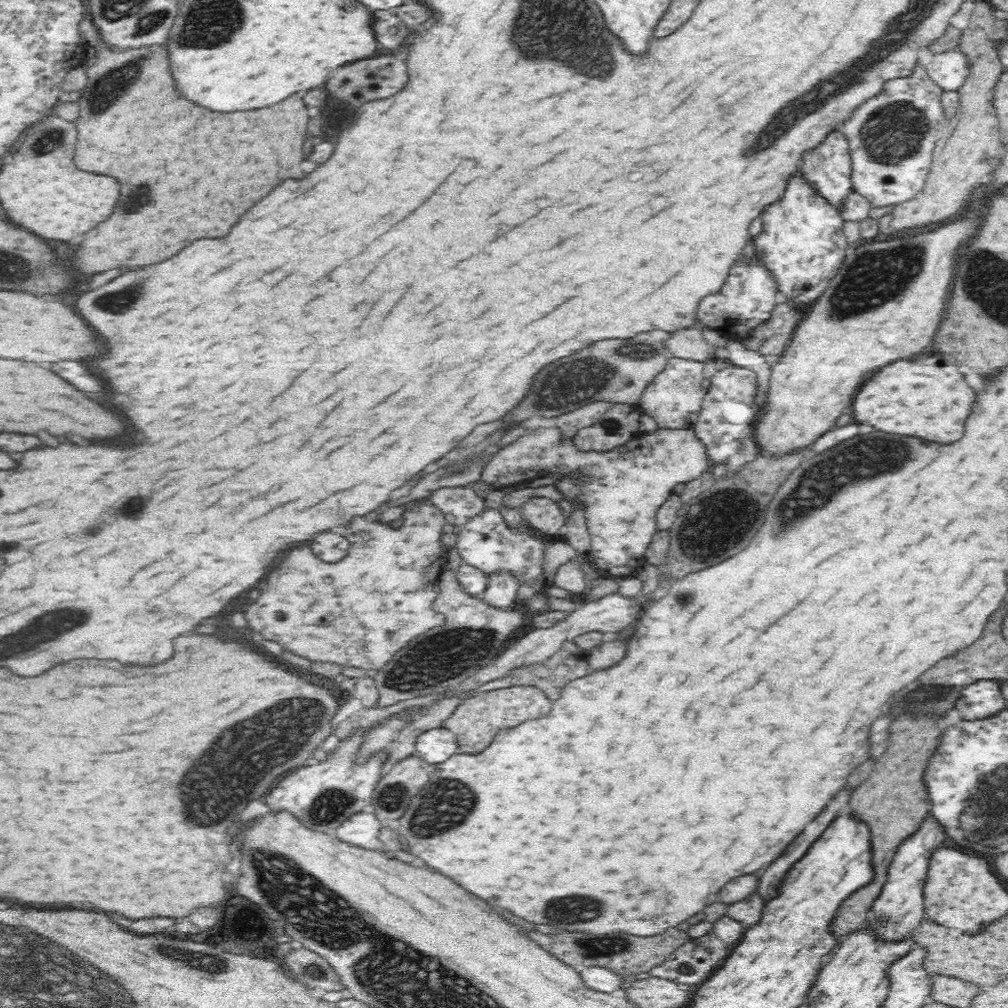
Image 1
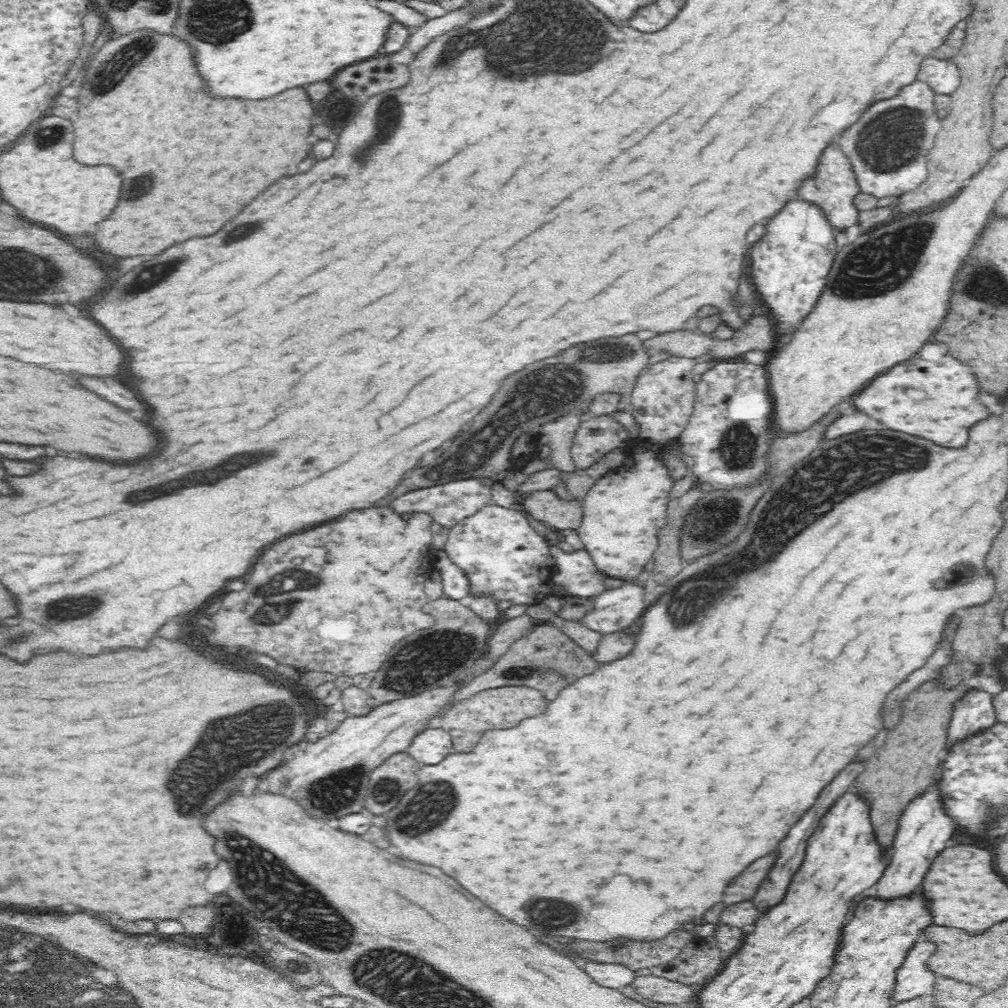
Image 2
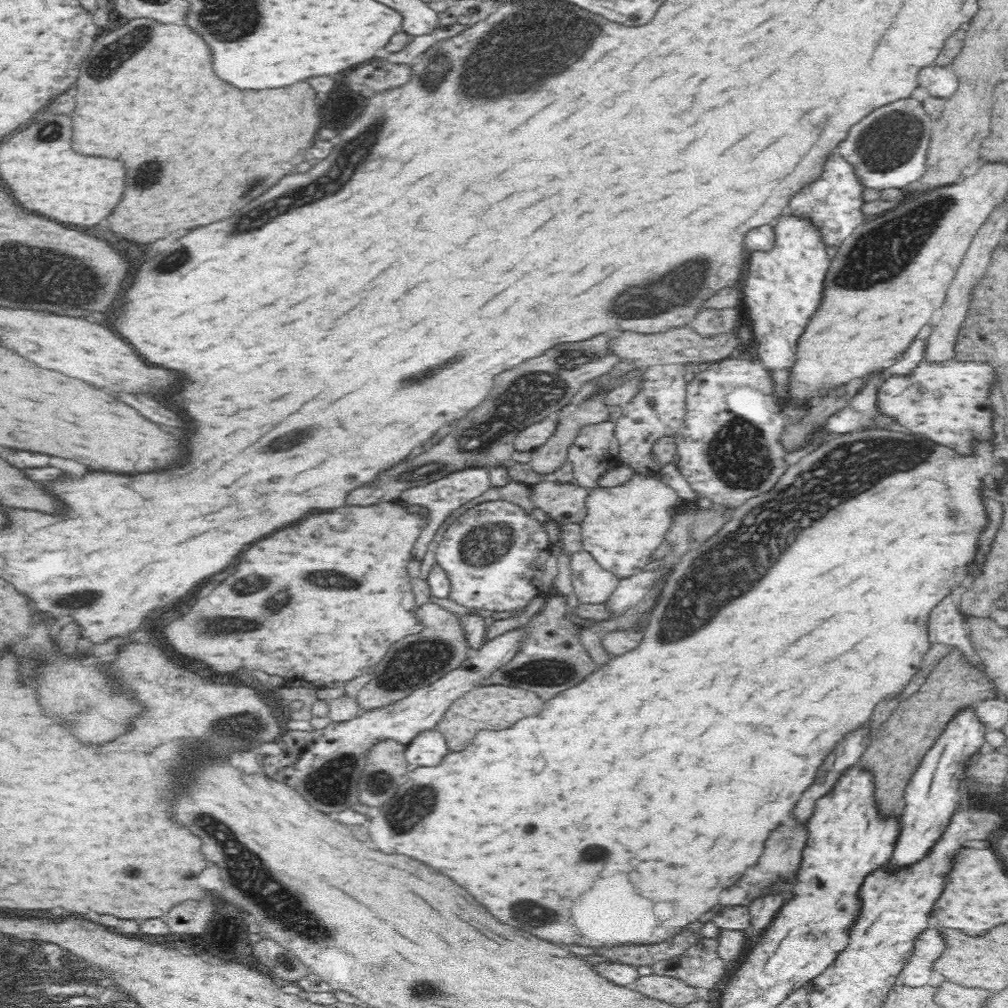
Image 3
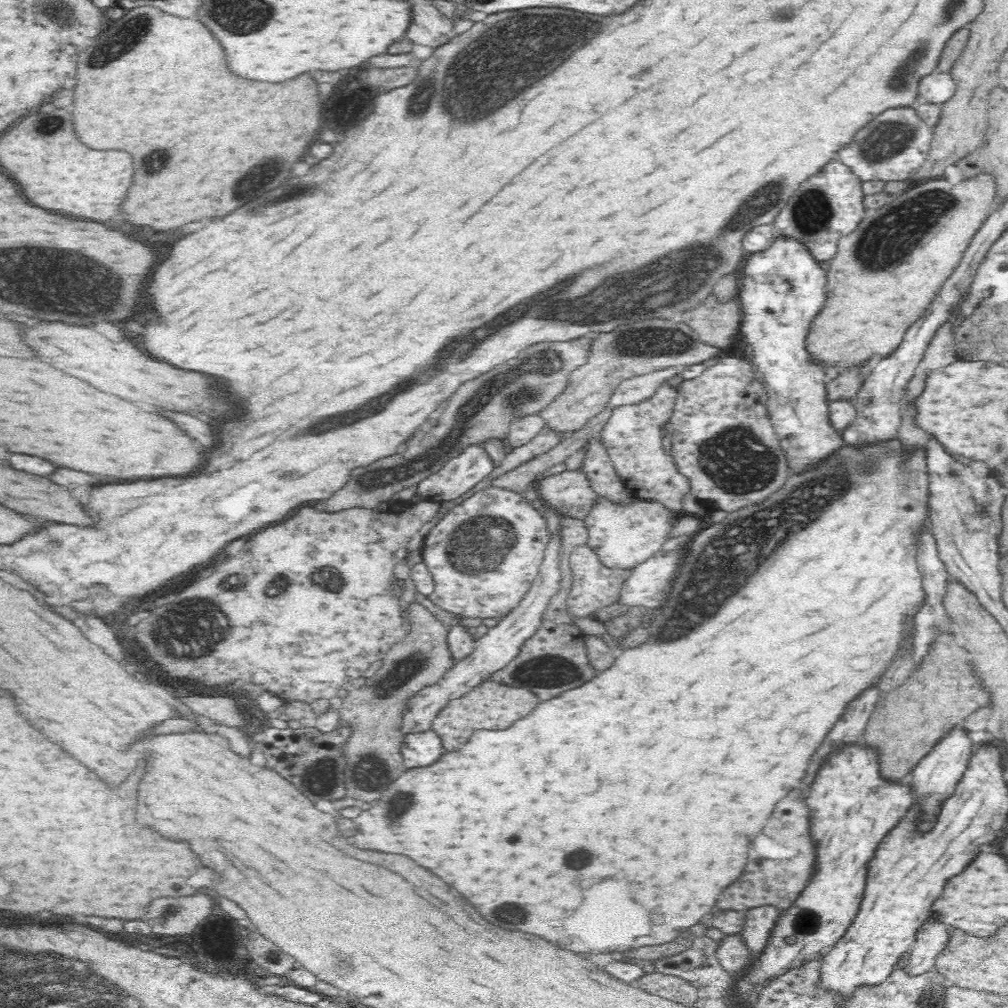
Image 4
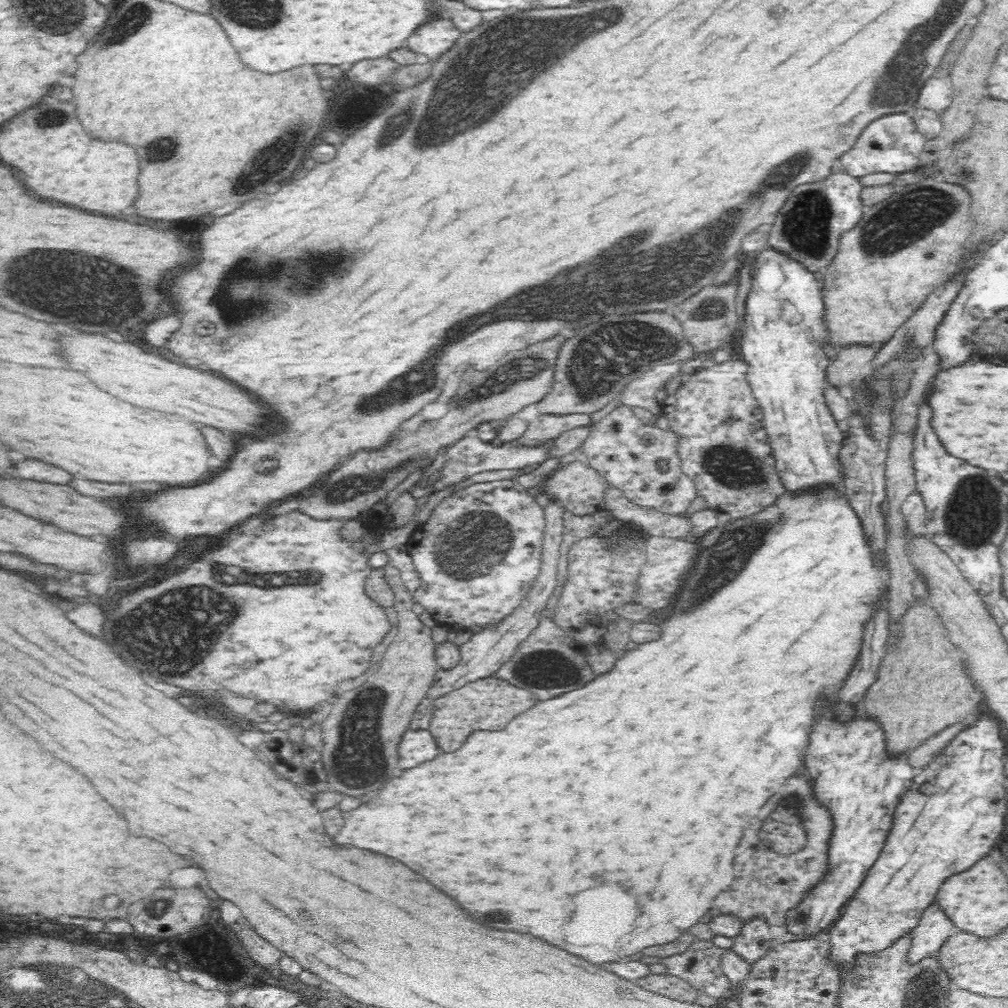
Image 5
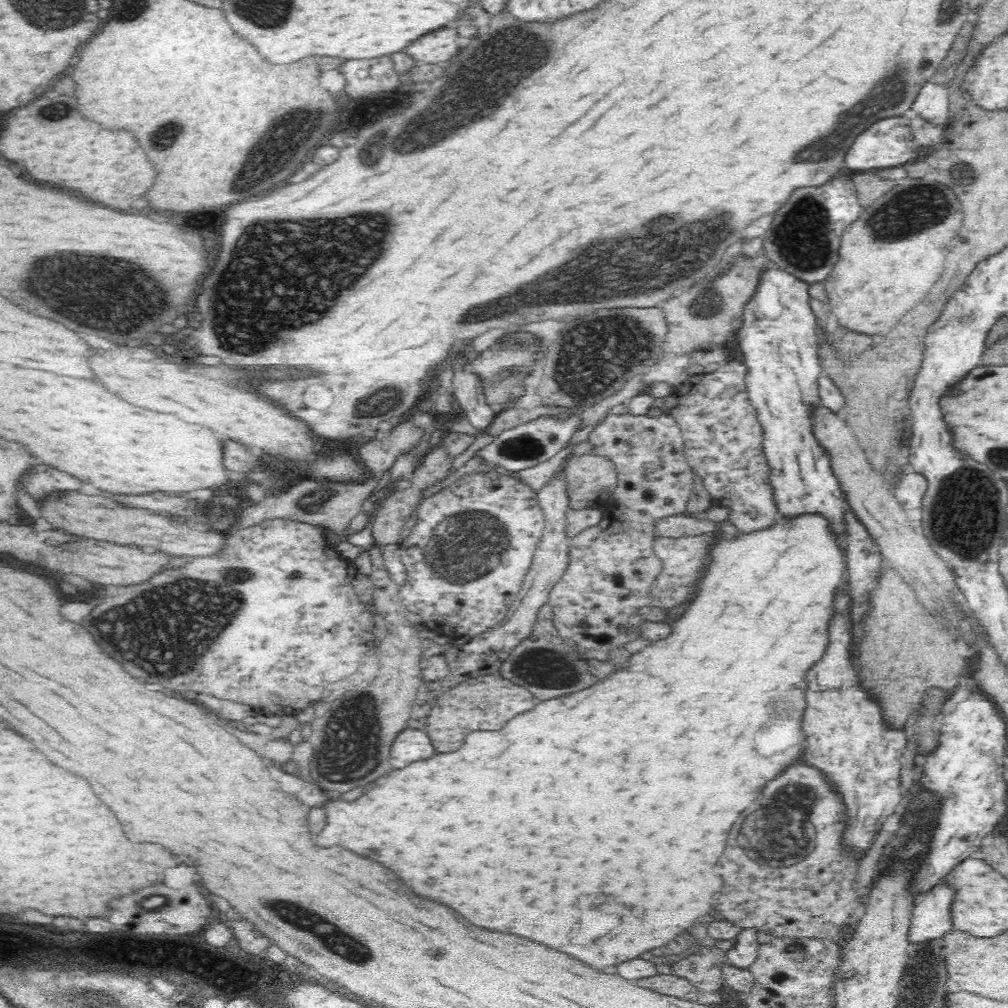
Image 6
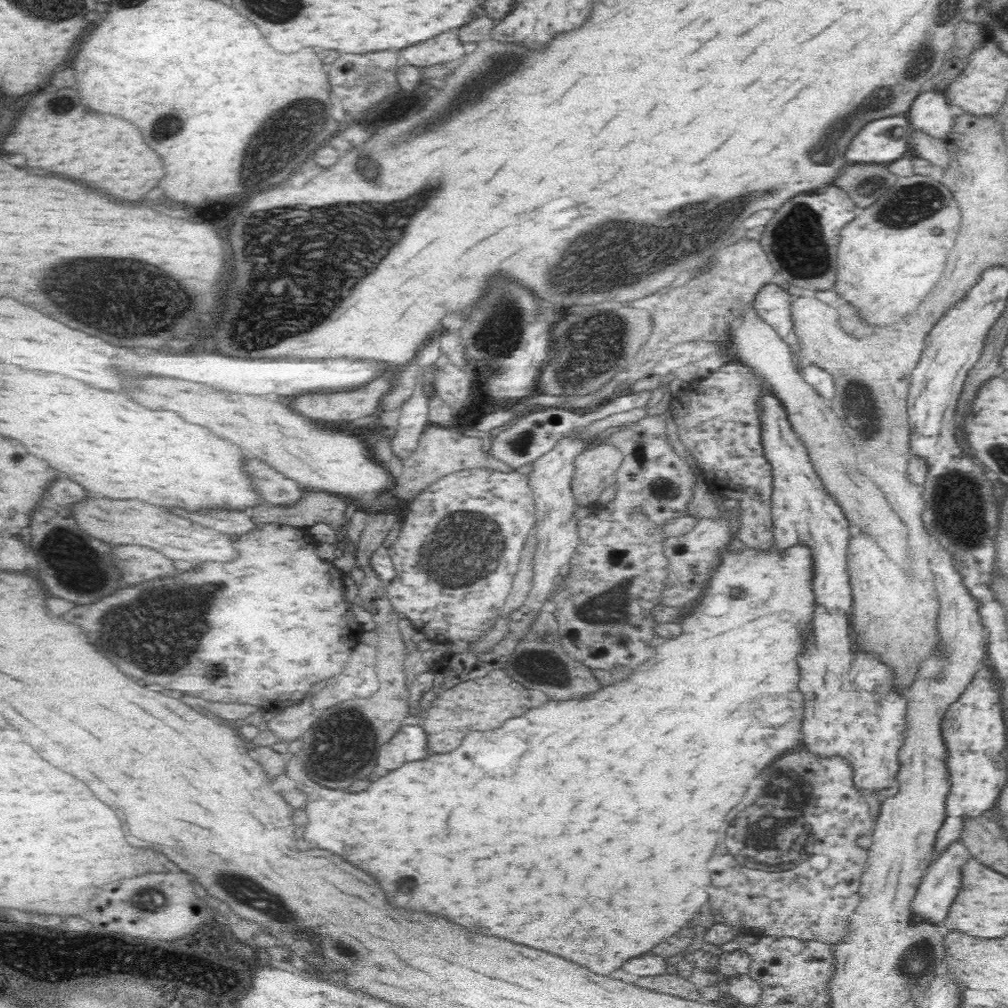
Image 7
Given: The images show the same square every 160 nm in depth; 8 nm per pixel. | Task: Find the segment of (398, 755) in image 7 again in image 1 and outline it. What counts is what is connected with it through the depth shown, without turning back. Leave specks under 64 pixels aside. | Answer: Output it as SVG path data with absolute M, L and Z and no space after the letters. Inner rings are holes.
M433 728L423 732L415 742L415 752L418 757L427 763L440 763L456 754L456 735L447 728Z

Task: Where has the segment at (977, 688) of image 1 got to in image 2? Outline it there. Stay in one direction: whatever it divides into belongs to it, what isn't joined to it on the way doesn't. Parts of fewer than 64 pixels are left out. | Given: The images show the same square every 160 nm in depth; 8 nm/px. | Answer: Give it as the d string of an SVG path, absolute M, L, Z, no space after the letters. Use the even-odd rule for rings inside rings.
M977 689L966 692L953 706L953 712L945 740L946 754L950 748L961 743L963 739L970 739L994 726L996 719L991 703L992 694Z

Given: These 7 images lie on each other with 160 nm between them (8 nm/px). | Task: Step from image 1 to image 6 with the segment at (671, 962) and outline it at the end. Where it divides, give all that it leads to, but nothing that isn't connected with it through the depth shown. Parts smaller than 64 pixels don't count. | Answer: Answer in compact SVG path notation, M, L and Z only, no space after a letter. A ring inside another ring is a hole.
M699 945L696 952L685 959L681 959L680 962L672 964L672 974L688 979L701 993L717 992L723 986L722 967L727 962L726 952L728 951L717 948L715 945Z

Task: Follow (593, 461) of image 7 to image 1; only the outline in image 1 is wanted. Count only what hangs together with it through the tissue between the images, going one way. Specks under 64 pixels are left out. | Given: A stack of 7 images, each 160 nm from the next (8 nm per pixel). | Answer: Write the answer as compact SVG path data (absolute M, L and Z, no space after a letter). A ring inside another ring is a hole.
M534 497L527 500L520 506L521 515L528 525L533 526L538 532L546 535L558 535L560 528L568 523L564 510L560 508L558 502L548 497Z

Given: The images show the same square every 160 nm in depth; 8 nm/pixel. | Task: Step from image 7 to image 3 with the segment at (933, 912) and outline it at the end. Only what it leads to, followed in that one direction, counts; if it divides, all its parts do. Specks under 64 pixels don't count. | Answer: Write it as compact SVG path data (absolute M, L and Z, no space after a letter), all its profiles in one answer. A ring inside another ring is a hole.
M926 928L917 936L913 956L903 966L898 981L912 987L922 986L930 982L933 964L946 948L946 942L938 928Z

